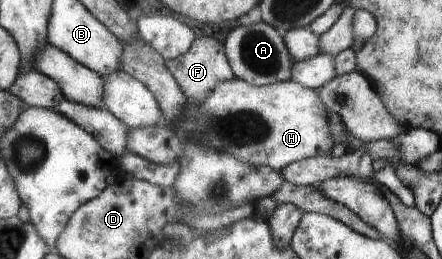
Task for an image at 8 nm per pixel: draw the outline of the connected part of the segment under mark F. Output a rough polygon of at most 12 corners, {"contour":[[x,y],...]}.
{"contour":[[194,39],[166,67],[186,99],[202,103],[235,78],[225,45]]}

